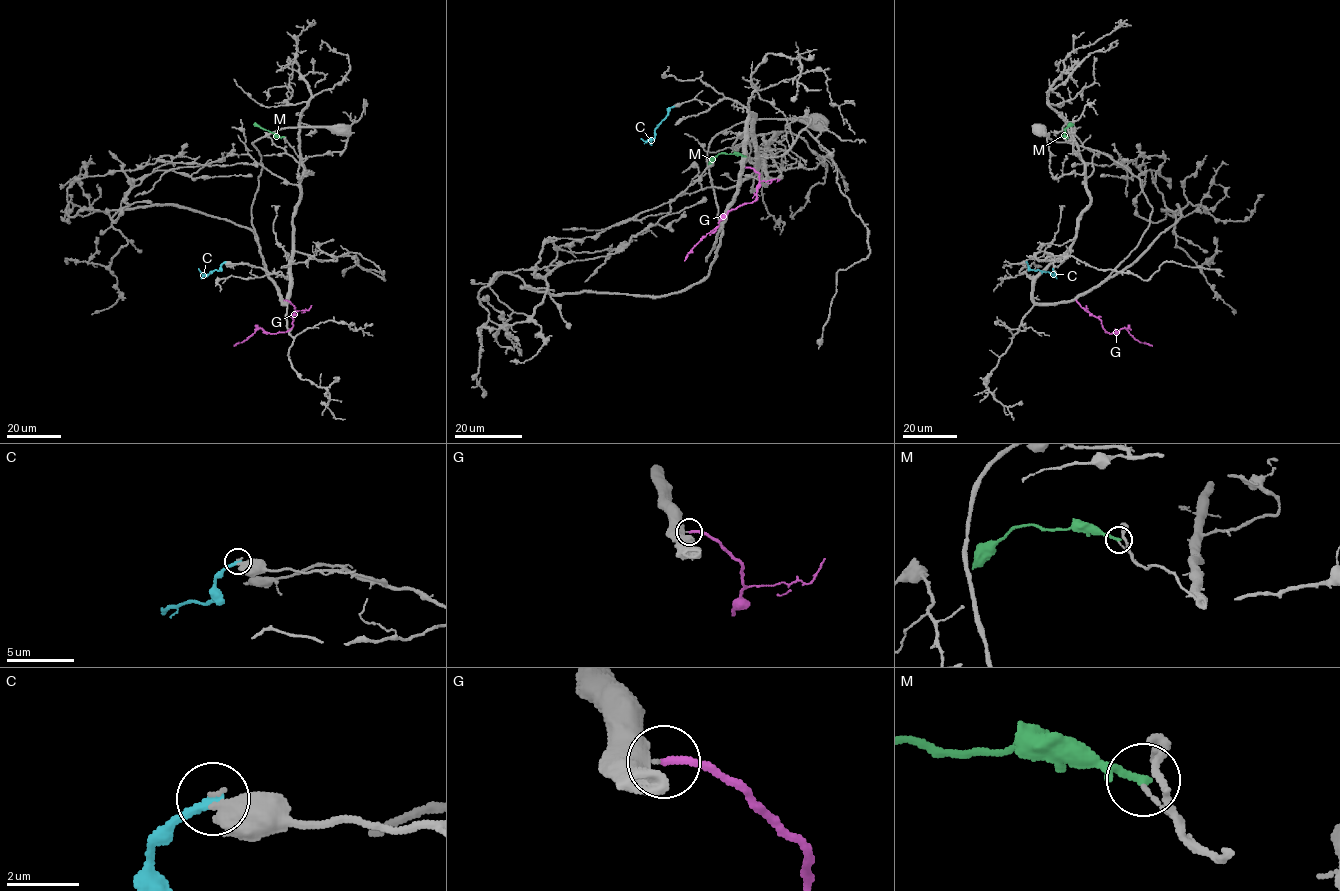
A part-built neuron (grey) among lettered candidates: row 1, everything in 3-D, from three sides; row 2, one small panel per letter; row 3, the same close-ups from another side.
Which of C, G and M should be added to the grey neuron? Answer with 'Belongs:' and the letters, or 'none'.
Belongs: G

